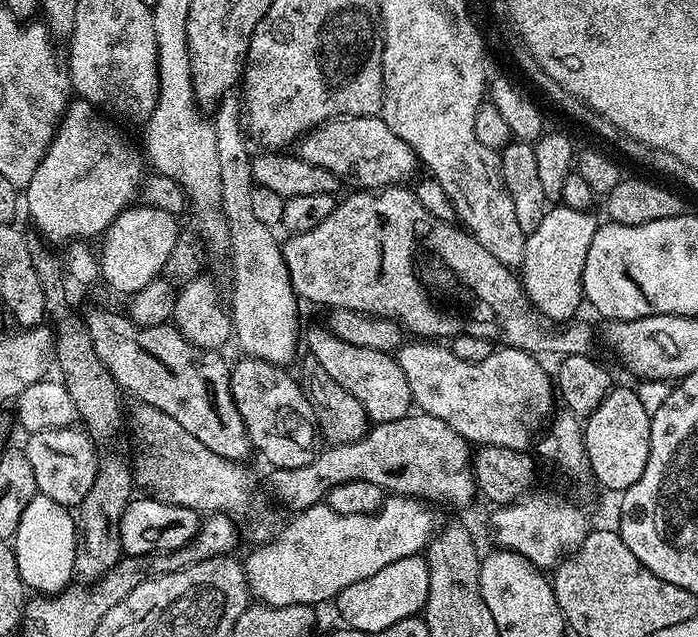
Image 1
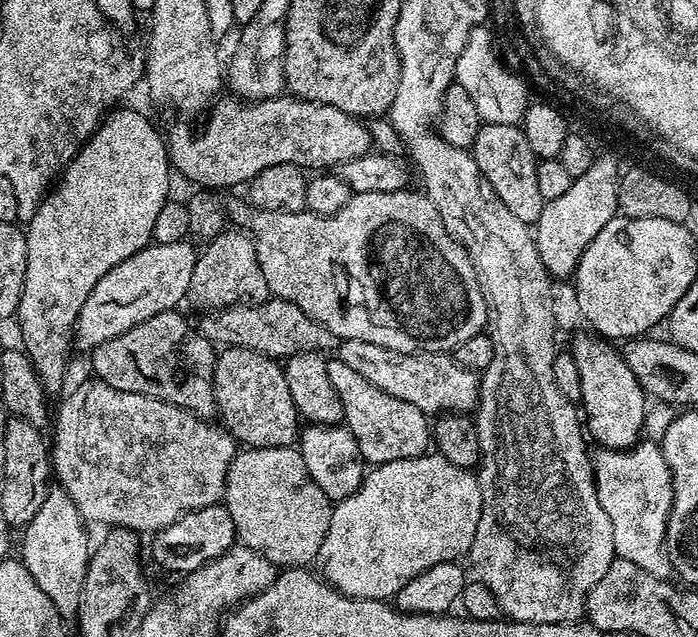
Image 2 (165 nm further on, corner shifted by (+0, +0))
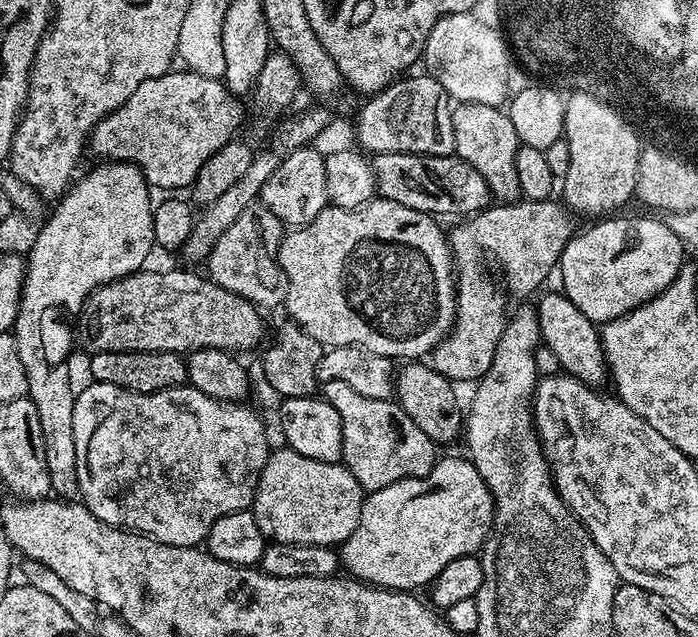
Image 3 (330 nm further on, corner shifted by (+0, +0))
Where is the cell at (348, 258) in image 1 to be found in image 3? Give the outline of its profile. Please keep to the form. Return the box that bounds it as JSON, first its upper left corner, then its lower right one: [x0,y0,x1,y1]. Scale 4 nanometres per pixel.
[280,198,456,362]

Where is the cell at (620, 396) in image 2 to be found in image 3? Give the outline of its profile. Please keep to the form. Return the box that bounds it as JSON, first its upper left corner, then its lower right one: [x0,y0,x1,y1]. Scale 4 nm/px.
[534,290,609,386]

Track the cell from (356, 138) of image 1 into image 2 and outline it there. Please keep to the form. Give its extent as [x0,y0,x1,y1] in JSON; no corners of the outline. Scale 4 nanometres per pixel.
[166,94,373,190]

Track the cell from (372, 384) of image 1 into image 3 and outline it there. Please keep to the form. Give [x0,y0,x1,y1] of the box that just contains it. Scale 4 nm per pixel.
[322,382,438,493]

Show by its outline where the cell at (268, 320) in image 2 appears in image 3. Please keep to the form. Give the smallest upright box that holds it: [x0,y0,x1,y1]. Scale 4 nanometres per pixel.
[78,268,265,354]

